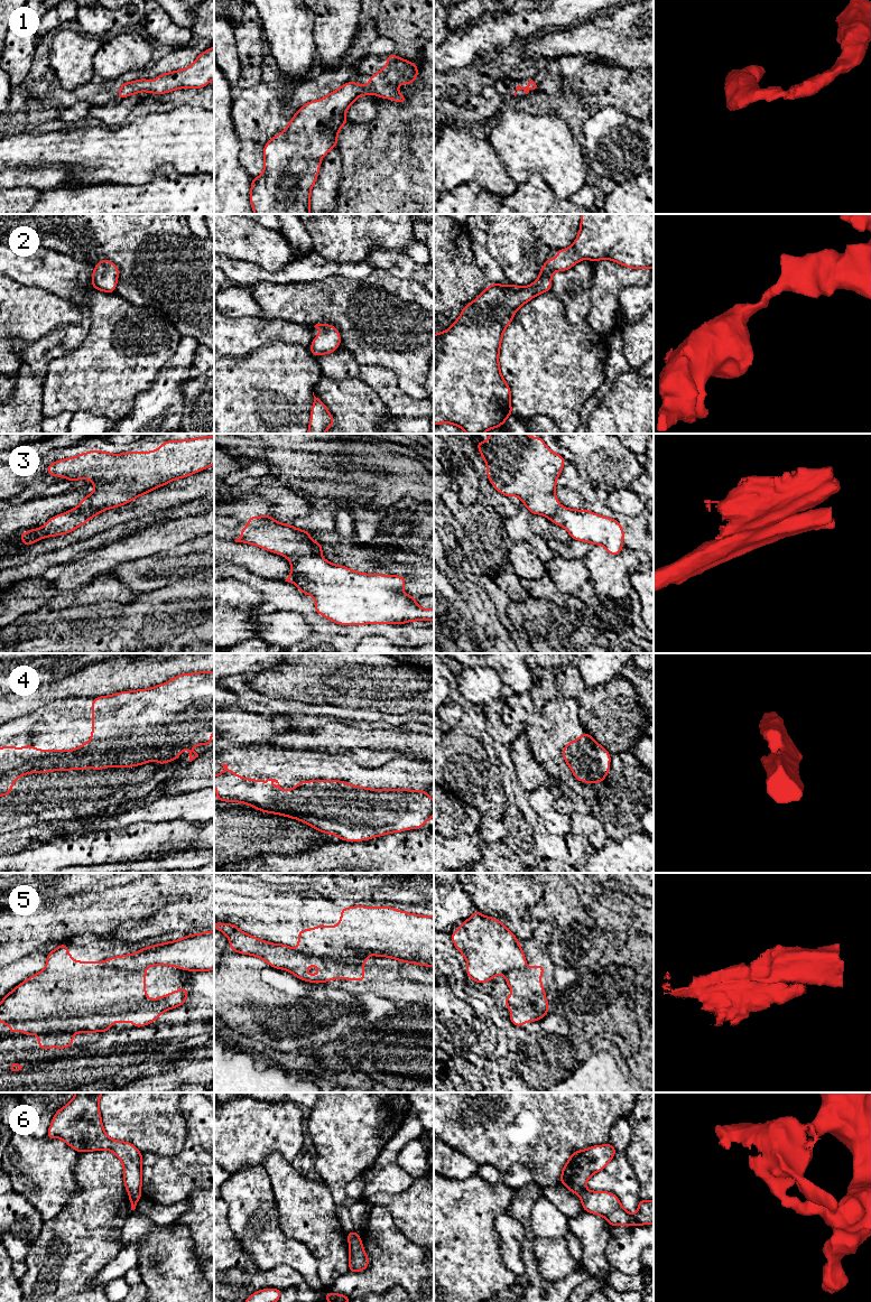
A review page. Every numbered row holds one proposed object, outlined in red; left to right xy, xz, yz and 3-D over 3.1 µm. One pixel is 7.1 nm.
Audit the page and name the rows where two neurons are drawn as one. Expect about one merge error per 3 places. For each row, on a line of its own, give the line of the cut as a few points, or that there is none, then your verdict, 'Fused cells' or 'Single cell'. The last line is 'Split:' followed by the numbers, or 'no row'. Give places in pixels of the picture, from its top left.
1: No split. Single cell
2: No split. Single cell
3: Split along xz (285, 555), (320, 556). Fused cells
4: No split. Single cell
5: Split along xz (297, 950), (345, 961), (358, 961), (361, 955), (367, 956). Fused cells
6: No split. Single cell
Split: 3, 5

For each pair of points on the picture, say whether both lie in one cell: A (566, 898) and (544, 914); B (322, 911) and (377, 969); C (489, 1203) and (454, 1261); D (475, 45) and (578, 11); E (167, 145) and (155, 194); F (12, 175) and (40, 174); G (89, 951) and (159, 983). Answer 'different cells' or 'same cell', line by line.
A: same cell
B: different cells
C: same cell
D: same cell
E: different cells
F: same cell
G: same cell

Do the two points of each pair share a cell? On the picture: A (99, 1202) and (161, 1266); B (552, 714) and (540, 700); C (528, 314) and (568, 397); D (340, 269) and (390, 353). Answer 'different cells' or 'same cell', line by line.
A: different cells
B: different cells
C: same cell
D: different cells

